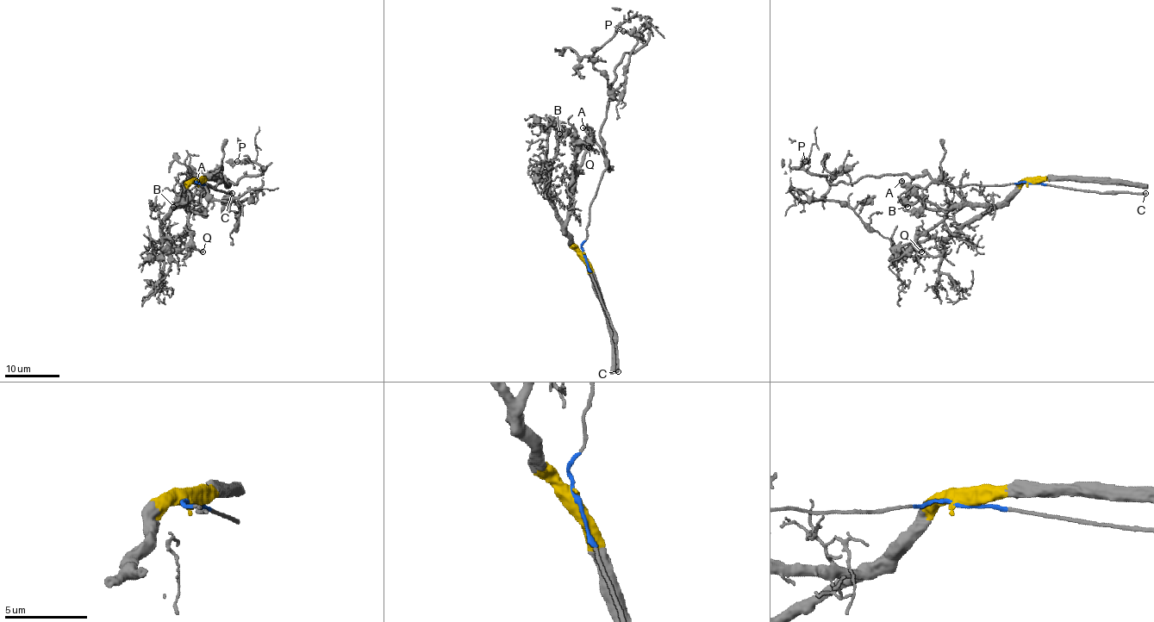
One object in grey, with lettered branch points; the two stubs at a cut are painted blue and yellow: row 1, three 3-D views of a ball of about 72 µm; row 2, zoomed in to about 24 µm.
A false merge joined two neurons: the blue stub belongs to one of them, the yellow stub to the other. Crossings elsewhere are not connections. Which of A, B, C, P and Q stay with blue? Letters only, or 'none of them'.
A, C, P

